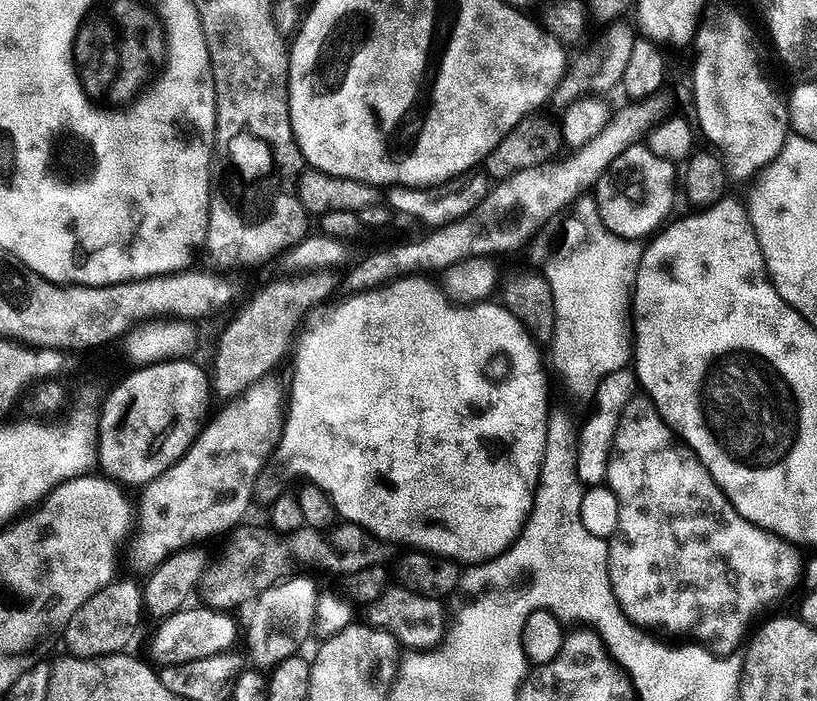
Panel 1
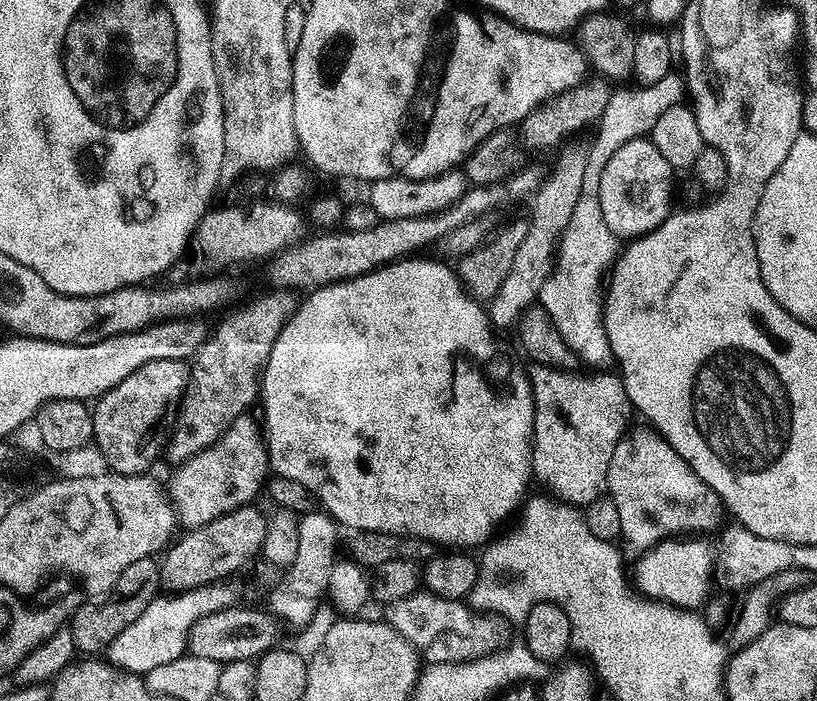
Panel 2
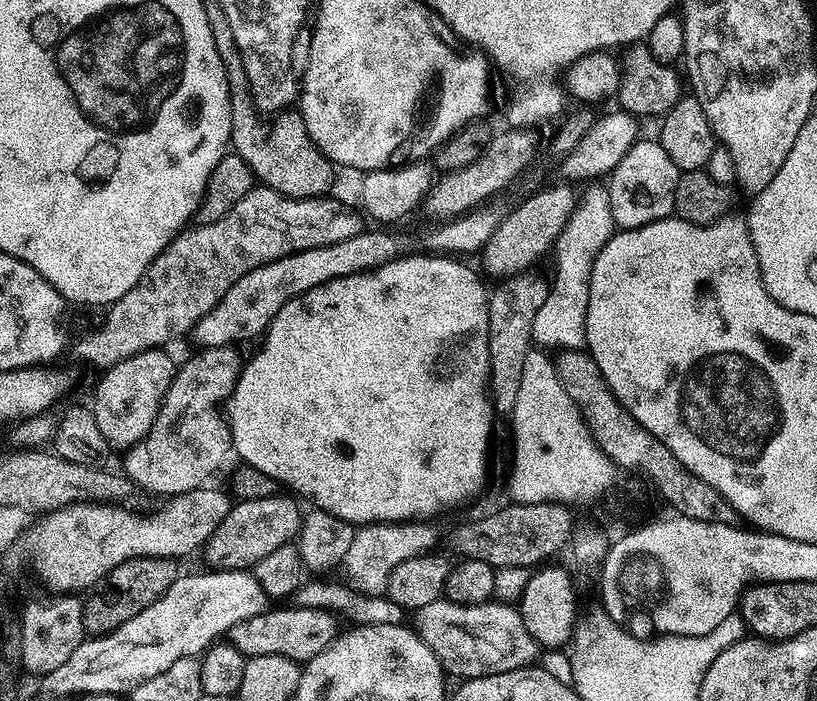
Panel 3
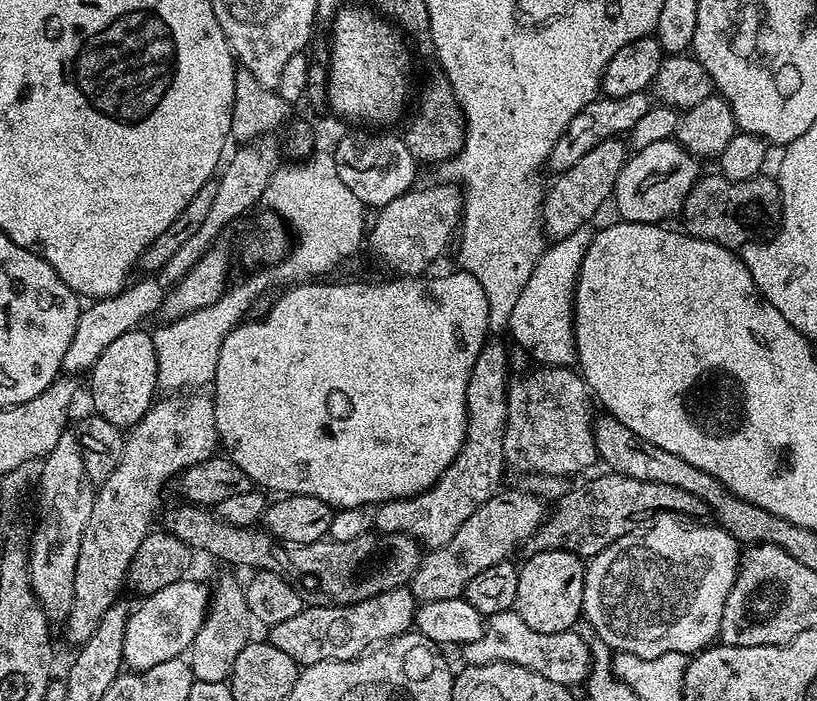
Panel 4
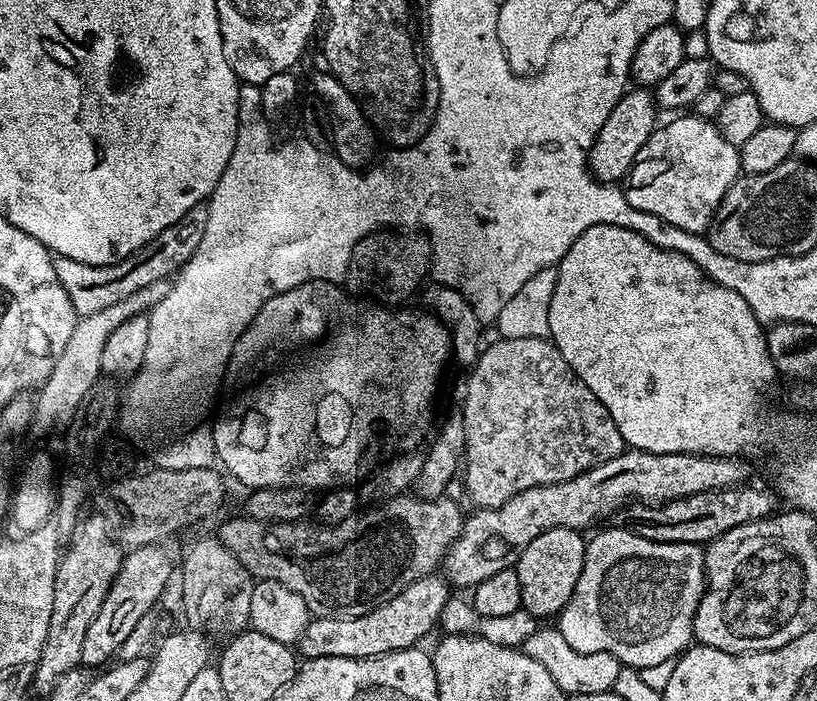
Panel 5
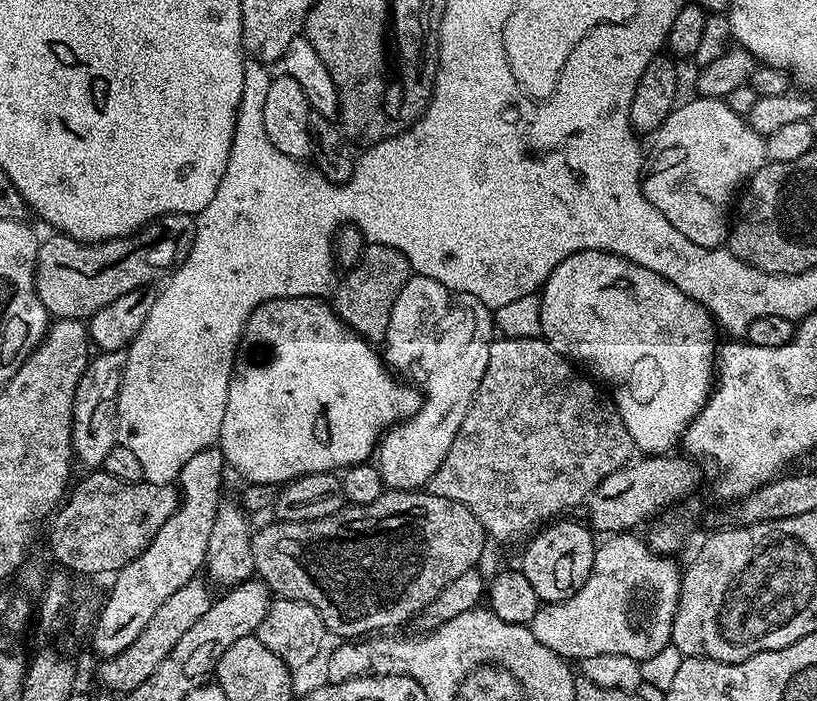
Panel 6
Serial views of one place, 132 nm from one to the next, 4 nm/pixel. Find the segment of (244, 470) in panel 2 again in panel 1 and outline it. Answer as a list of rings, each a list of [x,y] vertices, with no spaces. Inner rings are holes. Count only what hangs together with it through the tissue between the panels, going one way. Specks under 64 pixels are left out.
[[[272,379],[259,380],[239,396],[229,399],[225,403],[228,405],[201,427],[196,441],[189,446],[181,460],[174,462],[174,466],[170,466],[162,474],[158,474],[158,478],[143,485],[141,492],[144,493],[140,496],[134,531],[127,545],[128,564],[134,571],[141,574],[153,572],[165,558],[173,556],[175,552],[181,552],[183,548],[197,542],[204,542],[200,540],[208,540],[211,536],[223,537],[243,521],[240,519],[247,514],[252,500],[254,504],[258,474],[265,464],[272,460],[272,452],[276,449],[280,435],[284,433],[286,392],[285,389],[284,392],[280,389],[278,381]]]

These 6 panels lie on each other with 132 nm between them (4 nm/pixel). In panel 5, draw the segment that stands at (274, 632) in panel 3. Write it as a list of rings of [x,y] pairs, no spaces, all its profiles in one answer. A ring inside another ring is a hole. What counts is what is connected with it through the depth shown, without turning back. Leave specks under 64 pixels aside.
[[[433,574],[411,584],[401,596],[389,604],[375,608],[370,614],[343,620],[322,616],[309,619],[300,641],[298,652],[305,661],[318,658],[374,658],[397,652],[403,648],[415,648],[420,639],[440,623],[443,607],[450,599],[450,585],[443,575]]]

